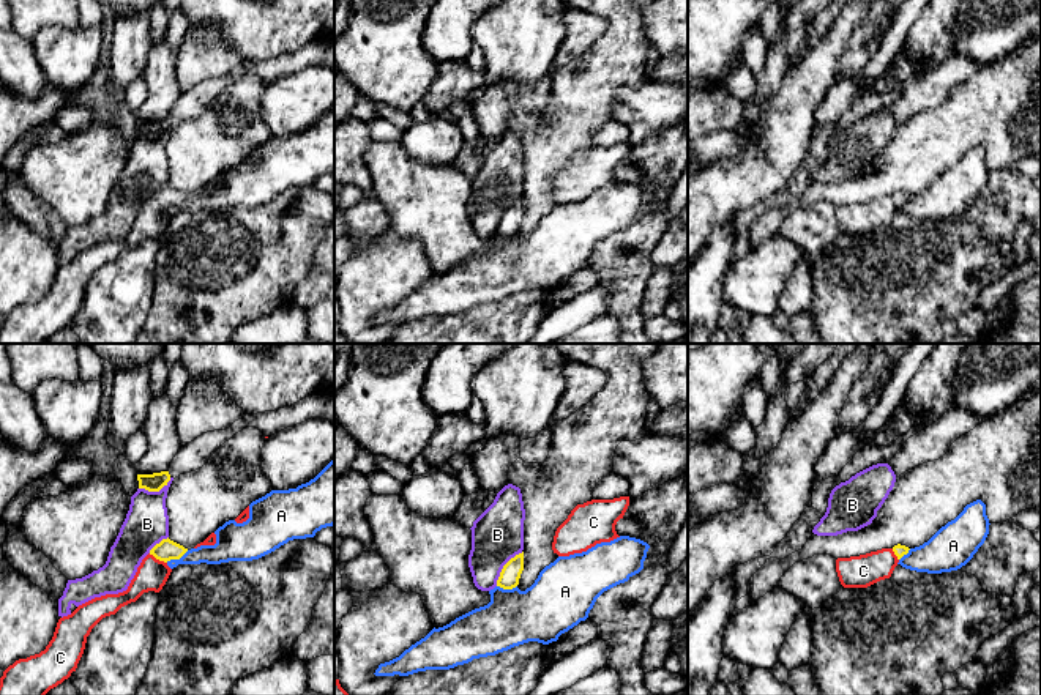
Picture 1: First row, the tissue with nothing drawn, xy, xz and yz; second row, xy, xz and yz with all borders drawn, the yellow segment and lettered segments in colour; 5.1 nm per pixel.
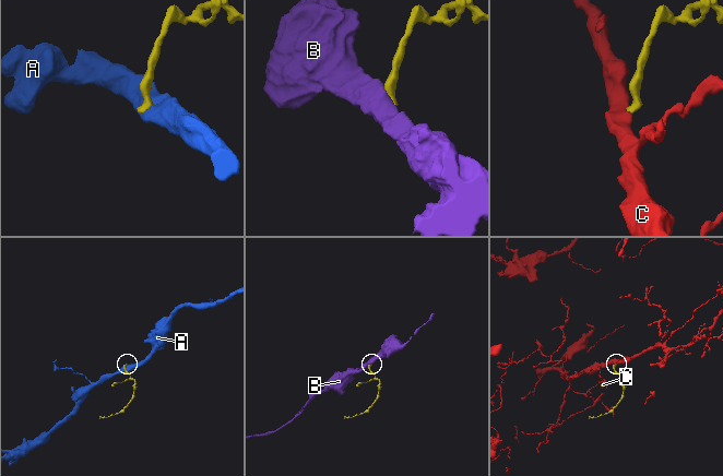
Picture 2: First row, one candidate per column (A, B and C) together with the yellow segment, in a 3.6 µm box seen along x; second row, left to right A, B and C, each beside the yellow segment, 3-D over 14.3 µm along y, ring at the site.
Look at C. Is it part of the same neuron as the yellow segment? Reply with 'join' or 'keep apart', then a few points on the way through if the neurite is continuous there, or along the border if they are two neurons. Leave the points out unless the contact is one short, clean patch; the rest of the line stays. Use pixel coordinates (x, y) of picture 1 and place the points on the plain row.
join; way xy (166, 197), (158, 205), (152, 221)

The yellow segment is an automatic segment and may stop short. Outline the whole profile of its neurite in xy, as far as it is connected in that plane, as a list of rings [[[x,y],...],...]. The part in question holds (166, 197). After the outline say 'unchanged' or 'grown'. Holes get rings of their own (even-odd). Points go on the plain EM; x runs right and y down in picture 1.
[[[169,184],[162,186],[142,206],[126,238],[95,244],[60,265],[44,298],[19,306],[3,318],[0,344],[44,344],[68,326],[77,315],[91,276],[144,240],[159,240],[172,219],[167,210],[180,206],[186,199]]] | grown

